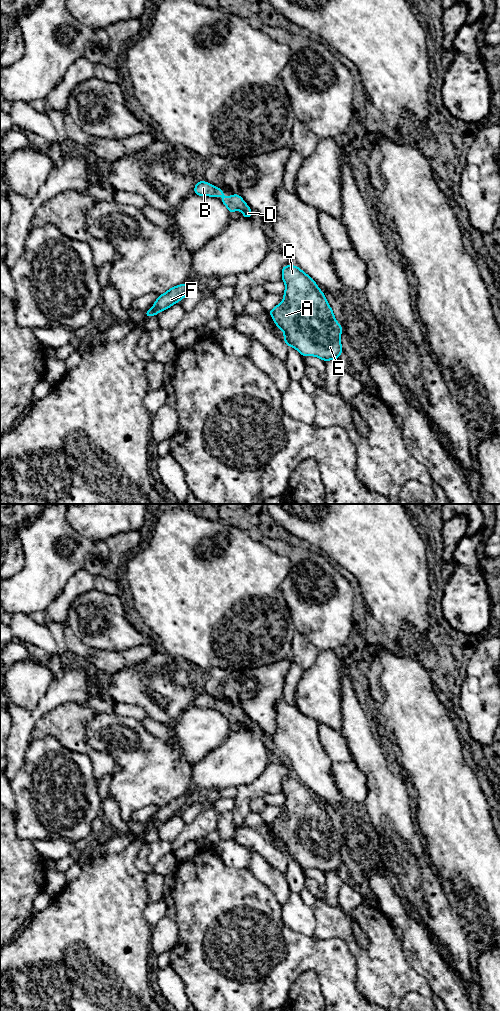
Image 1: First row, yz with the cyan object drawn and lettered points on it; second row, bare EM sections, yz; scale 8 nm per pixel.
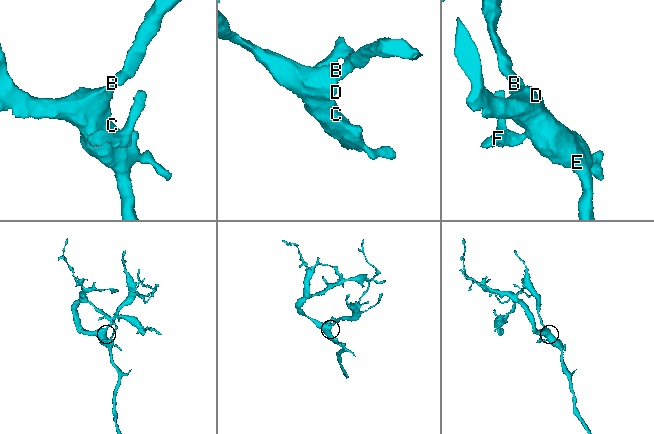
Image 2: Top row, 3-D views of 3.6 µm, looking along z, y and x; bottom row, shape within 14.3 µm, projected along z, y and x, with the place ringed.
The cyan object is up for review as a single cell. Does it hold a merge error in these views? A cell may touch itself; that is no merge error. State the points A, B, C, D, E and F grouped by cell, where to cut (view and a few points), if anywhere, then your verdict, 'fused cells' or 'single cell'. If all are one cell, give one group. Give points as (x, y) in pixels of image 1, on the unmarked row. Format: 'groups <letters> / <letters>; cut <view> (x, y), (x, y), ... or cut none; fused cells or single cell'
groups A B C D E F; cut none; single cell

